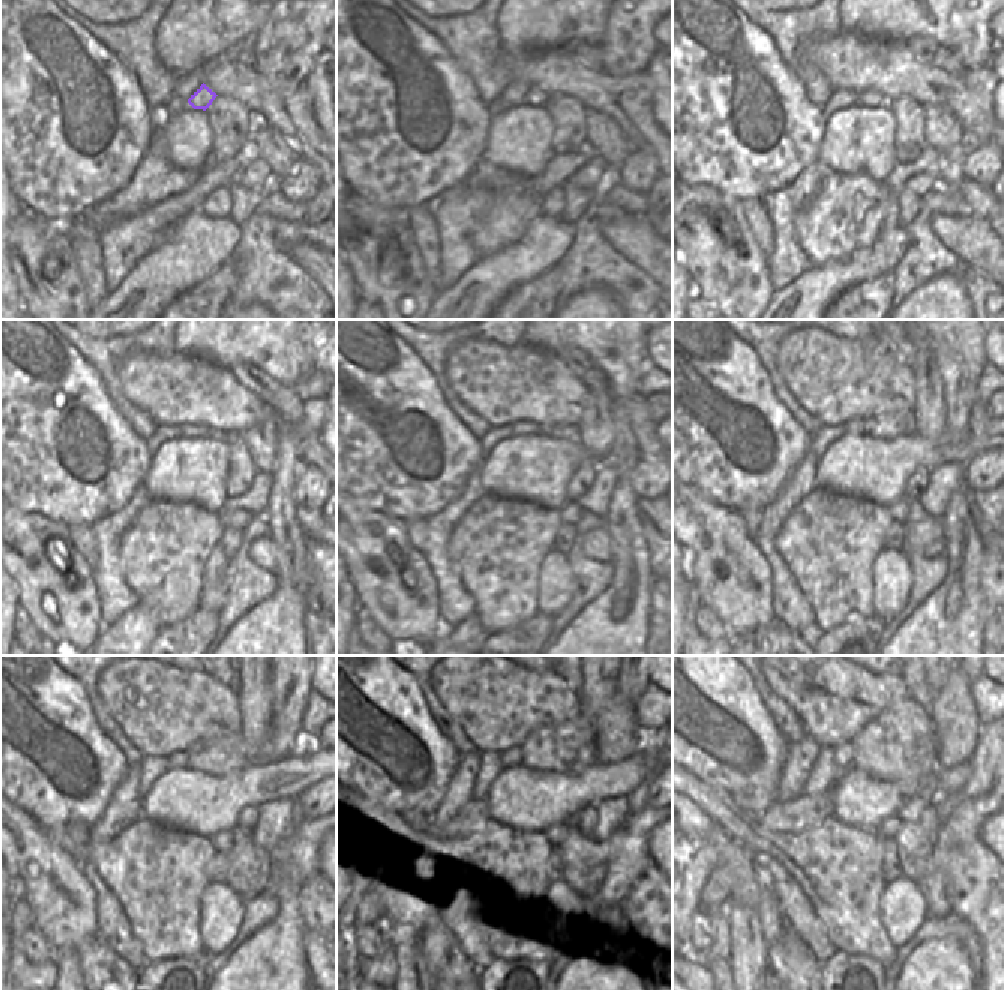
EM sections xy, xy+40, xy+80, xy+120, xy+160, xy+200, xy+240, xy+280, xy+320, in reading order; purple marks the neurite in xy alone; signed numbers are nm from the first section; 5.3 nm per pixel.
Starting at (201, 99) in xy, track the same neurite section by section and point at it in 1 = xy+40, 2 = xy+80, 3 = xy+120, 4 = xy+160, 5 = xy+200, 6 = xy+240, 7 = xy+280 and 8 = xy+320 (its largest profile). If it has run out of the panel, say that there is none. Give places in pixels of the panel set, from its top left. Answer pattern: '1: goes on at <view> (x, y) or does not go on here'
1: goes on at xy+40 (535, 96)
2: goes on at xy+80 (869, 98)
3: goes on at xy+120 (189, 431)
4: goes on at xy+160 (520, 428)
5: goes on at xy+200 (856, 426)
6: goes on at xy+240 (179, 759)
7: goes on at xy+280 (509, 758)
8: goes on at xy+320 (844, 755)

